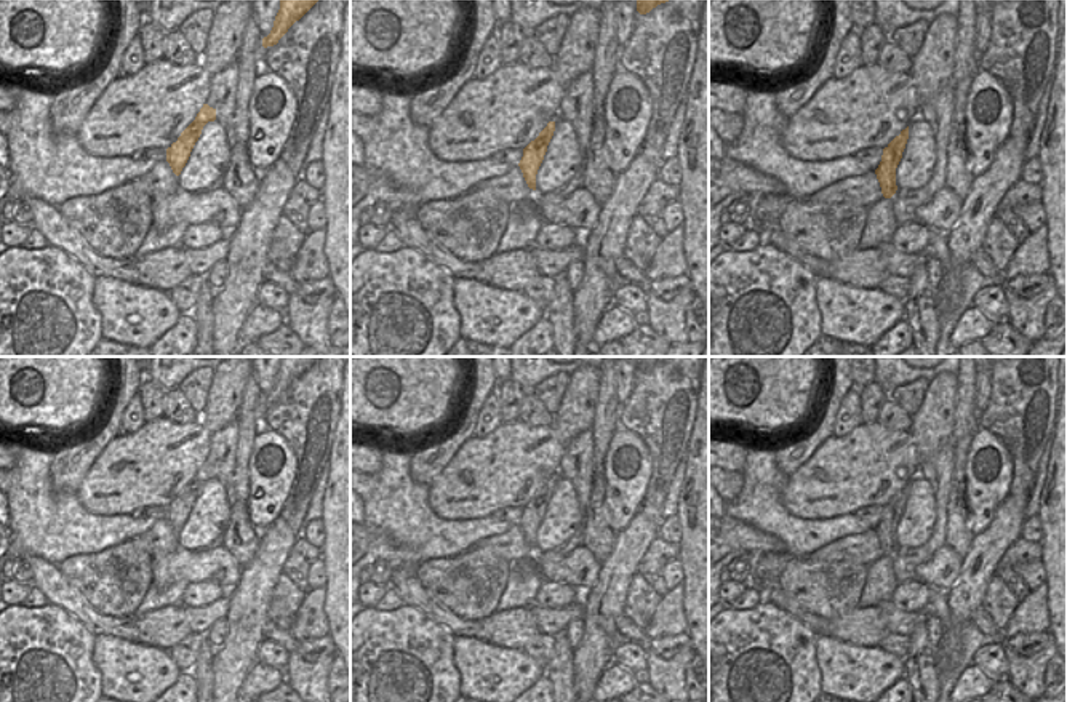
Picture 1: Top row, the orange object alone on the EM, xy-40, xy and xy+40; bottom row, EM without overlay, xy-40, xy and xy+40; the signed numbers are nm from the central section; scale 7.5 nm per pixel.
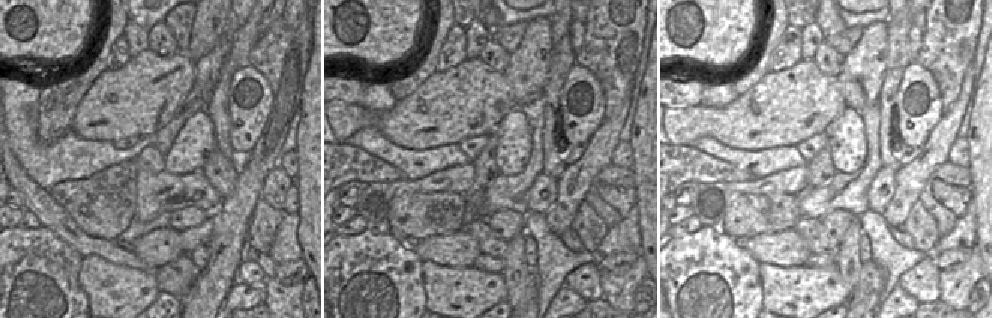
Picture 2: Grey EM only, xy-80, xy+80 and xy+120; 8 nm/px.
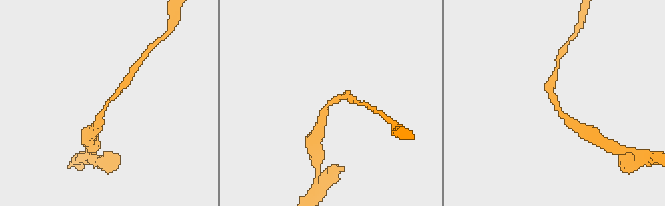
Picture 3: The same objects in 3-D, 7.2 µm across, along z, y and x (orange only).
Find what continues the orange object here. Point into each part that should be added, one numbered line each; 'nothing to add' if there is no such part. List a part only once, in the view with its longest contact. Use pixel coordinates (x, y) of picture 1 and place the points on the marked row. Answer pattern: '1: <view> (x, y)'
nothing to add.

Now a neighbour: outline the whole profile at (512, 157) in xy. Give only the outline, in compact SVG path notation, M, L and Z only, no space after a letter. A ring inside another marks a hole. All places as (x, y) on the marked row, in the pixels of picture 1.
M504 149L491 155L496 162L504 162L510 166L518 166L522 157L523 157L523 149Z

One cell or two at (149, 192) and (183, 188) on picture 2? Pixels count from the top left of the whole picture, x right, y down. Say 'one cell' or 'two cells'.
one cell

